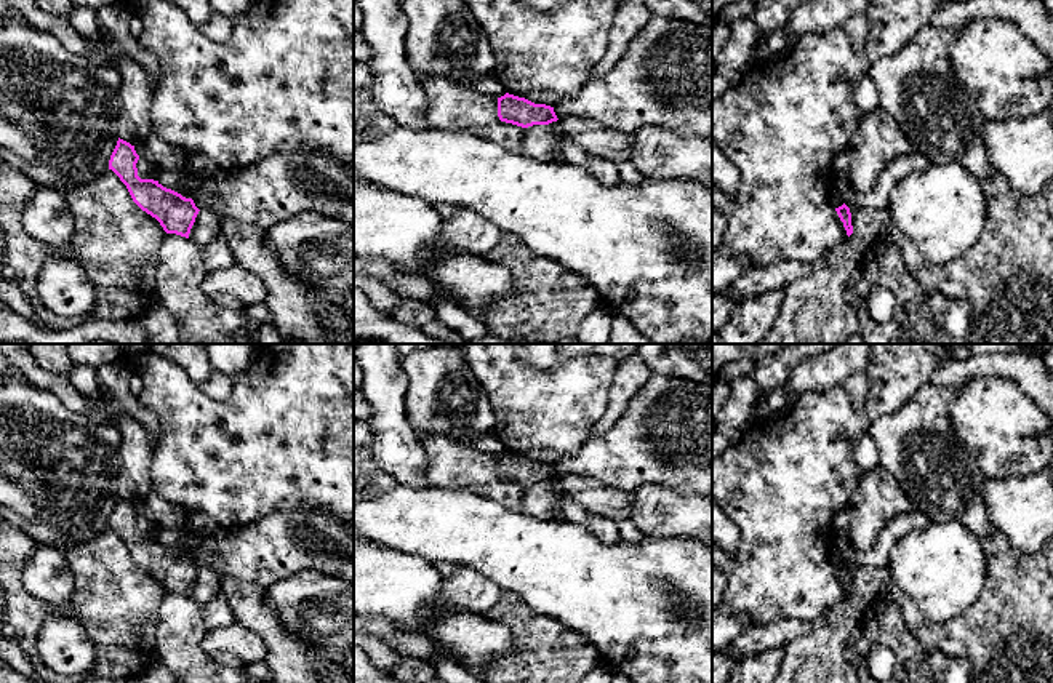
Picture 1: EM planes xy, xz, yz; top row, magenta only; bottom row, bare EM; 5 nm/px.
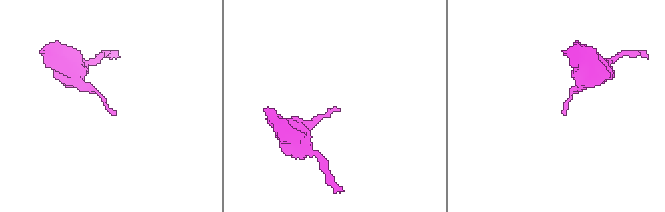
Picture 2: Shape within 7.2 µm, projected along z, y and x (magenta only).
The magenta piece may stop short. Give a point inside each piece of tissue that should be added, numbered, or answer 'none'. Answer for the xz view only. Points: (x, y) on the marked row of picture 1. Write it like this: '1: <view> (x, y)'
none

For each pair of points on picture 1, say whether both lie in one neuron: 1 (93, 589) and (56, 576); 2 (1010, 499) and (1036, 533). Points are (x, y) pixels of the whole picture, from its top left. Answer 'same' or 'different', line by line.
1: different
2: same

